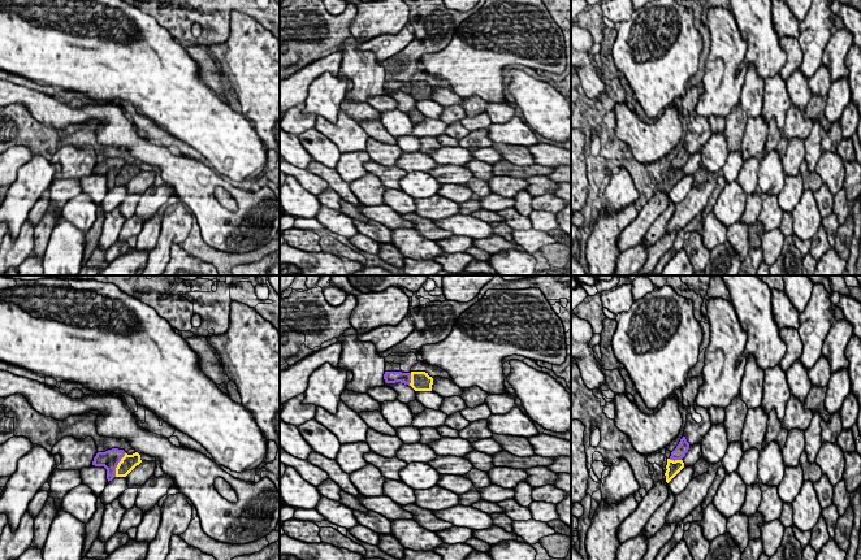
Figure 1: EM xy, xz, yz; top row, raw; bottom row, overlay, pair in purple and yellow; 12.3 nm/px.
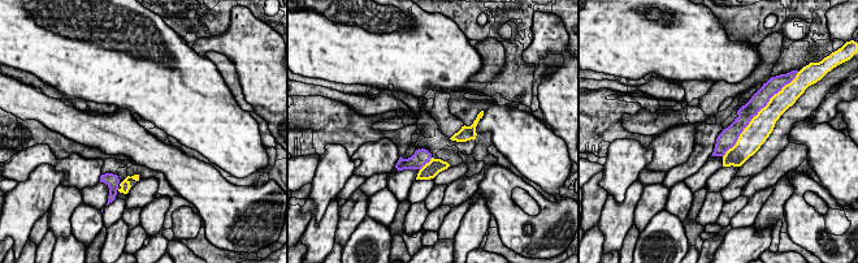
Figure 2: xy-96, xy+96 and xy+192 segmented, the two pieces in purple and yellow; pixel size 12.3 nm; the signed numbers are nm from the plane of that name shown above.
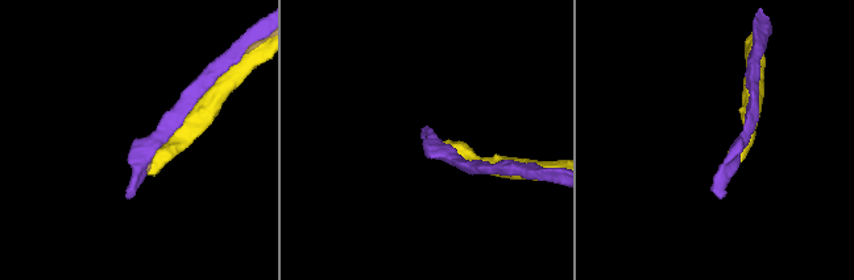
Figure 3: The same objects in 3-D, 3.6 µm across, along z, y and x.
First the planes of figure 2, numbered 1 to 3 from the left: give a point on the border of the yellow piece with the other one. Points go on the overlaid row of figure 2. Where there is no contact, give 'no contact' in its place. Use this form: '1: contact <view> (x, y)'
1: no contact
2: contact xy+96 (425, 163)
3: contact xy+192 (757, 113)

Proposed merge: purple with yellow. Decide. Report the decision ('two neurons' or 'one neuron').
two neurons

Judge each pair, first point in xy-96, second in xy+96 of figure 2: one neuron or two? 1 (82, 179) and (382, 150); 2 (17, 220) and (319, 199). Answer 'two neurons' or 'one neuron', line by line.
1: one neuron
2: one neuron

